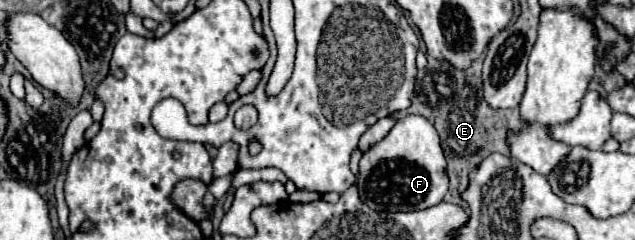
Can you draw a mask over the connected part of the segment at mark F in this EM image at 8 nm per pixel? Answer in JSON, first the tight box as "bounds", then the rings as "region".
{"bounds":[358,116,448,212],"region":[[[406,116],[398,120],[390,134],[362,156],[358,190],[362,202],[372,210],[412,212],[442,202],[448,192],[448,174],[446,158],[434,126],[430,126],[422,116]]]}

